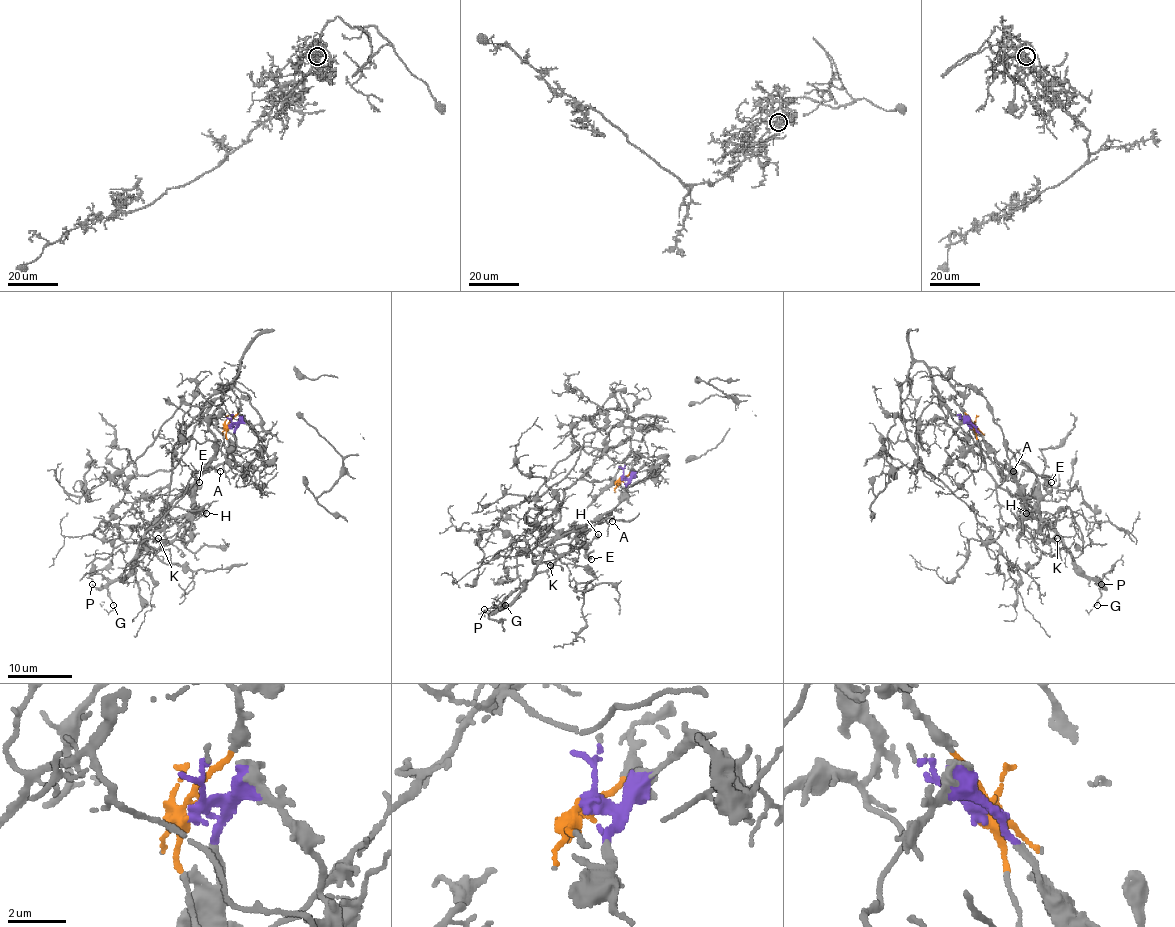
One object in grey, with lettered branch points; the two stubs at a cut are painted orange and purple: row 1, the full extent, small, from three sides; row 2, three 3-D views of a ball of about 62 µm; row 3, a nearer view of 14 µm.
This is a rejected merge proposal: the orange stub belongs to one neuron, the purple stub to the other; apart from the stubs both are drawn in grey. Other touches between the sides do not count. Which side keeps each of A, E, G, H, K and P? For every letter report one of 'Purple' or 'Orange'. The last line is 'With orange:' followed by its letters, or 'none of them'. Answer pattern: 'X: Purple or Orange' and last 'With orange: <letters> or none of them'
A: Purple
E: Purple
G: Purple
H: Purple
K: Purple
P: Purple
With orange: none of them

